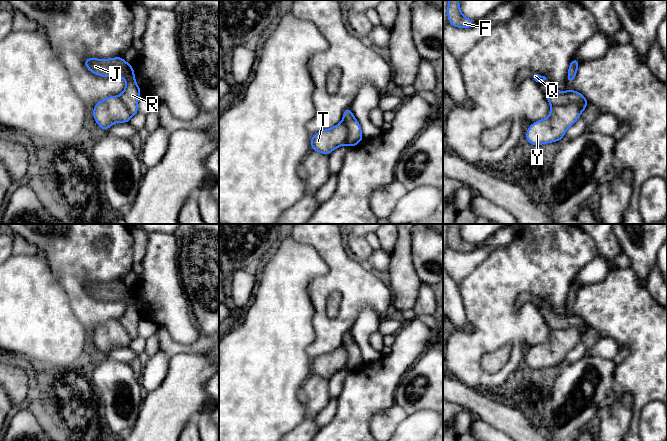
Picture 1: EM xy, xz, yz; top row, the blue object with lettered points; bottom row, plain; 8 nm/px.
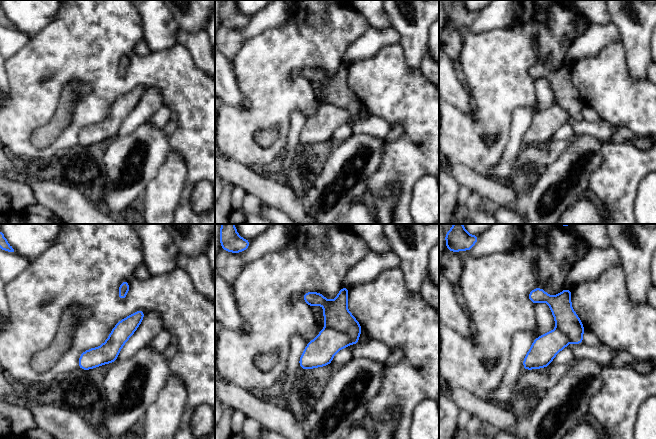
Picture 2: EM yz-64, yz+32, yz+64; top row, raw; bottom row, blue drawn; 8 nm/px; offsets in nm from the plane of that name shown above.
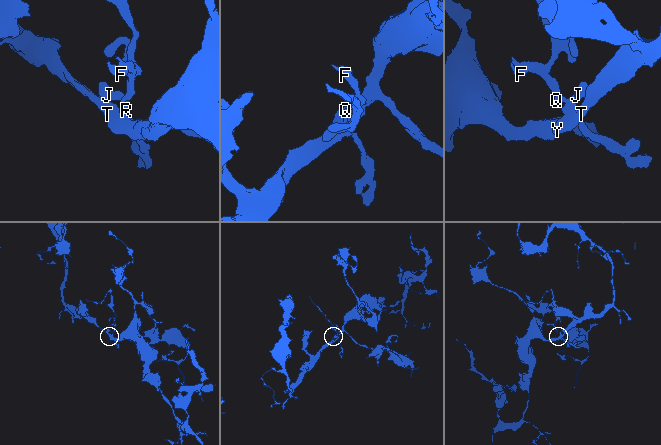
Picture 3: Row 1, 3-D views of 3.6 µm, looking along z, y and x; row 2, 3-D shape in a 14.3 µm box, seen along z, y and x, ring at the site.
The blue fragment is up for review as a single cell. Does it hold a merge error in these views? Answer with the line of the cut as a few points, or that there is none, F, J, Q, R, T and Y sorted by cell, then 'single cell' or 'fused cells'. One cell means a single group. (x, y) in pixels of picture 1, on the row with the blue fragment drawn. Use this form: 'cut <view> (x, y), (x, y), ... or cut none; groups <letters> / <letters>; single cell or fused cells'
cut yz (551, 104), (576, 103), (581, 111); groups F J Q R / T Y; fused cells

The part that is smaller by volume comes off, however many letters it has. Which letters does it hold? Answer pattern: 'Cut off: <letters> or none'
Cut off: F, J, Q, R

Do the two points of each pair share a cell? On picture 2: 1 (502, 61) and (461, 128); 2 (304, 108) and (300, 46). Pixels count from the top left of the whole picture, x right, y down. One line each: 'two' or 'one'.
1: one
2: one

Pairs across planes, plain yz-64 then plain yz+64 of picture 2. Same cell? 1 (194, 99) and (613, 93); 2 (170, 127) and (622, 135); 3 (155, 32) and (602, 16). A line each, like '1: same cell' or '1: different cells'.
1: same cell
2: same cell
3: same cell

